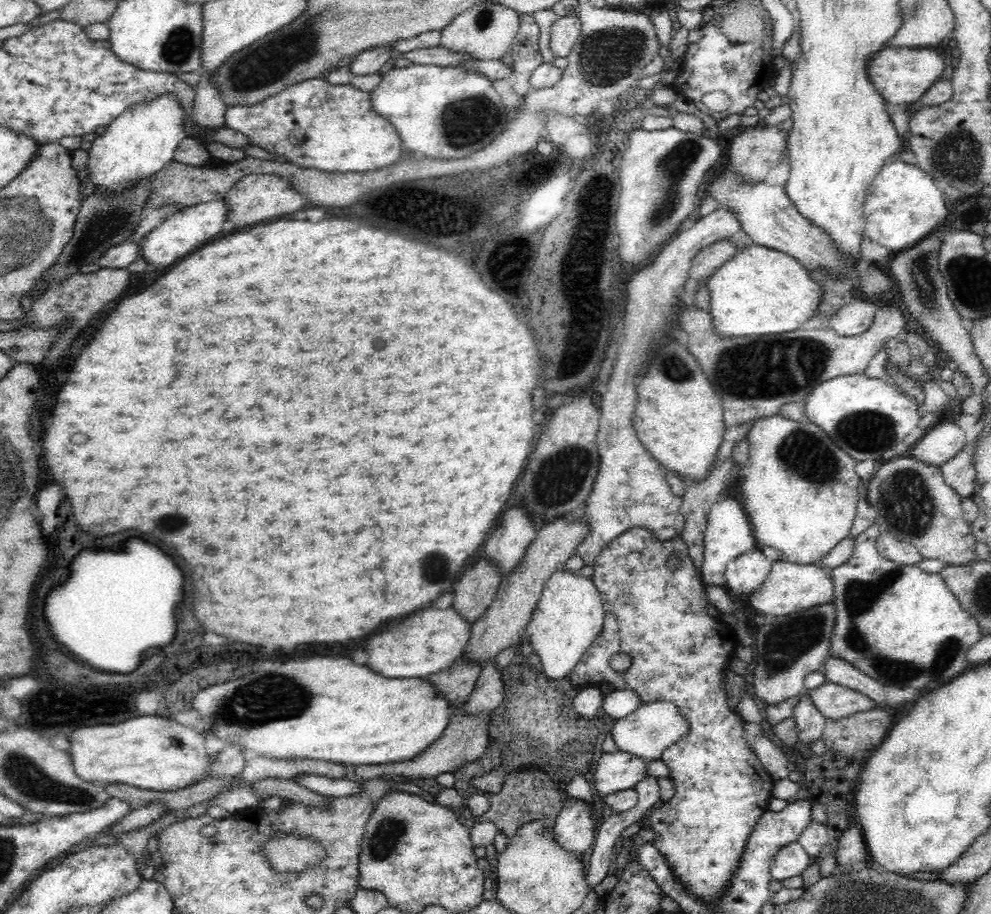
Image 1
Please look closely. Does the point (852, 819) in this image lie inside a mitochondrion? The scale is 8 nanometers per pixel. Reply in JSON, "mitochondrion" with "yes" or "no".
{"mitochondrion":"no"}

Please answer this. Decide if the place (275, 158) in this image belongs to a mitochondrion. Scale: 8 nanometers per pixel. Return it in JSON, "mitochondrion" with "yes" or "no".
{"mitochondrion":"no"}

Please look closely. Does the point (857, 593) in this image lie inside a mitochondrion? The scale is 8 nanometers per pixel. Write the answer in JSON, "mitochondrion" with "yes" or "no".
{"mitochondrion":"yes"}

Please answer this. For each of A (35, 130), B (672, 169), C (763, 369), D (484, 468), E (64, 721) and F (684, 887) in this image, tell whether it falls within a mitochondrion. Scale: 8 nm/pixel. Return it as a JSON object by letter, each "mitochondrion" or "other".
{"A":"other","B":"mitochondrion","C":"mitochondrion","D":"other","E":"other","F":"other"}

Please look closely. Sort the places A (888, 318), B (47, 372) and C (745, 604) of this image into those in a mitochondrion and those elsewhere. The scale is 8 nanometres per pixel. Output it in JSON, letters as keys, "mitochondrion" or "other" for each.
{"A":"other","B":"other","C":"other"}

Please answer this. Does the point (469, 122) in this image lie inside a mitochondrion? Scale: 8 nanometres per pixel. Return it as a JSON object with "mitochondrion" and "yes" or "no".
{"mitochondrion":"yes"}

